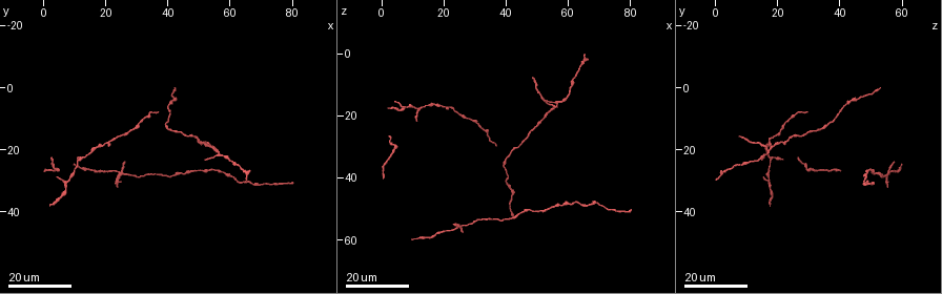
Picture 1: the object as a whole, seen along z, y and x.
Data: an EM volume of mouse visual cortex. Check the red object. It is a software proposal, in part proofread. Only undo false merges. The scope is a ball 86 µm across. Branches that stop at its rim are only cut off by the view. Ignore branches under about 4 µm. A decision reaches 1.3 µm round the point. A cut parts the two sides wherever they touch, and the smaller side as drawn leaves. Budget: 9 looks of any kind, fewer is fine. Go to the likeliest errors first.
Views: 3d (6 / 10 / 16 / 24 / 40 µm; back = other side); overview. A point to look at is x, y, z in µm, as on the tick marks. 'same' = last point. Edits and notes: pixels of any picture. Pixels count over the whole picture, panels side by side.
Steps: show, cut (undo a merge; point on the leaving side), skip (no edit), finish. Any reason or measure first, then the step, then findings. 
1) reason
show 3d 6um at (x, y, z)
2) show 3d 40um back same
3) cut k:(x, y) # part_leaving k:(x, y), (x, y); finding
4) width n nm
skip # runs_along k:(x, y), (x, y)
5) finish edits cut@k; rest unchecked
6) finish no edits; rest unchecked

thin arm on a thick one
show 3d 16um at (55, 21, 17)

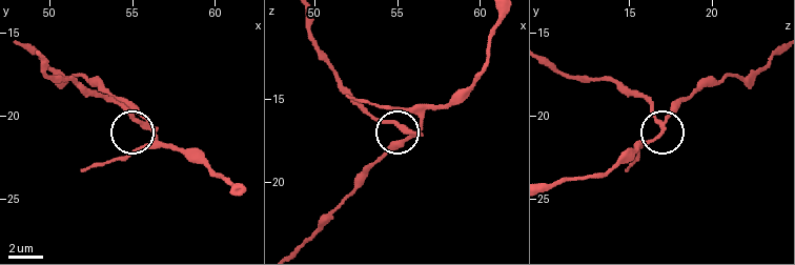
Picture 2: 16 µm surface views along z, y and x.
show 3d 6um at (55.7, 20.5, 16.8)

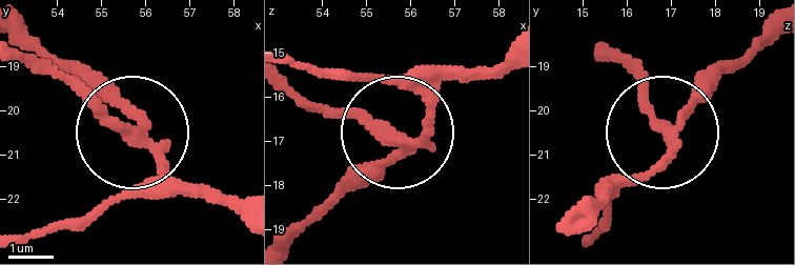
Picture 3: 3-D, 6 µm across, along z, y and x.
arms 3
cut 3:(83, 100) # part_leaving 3:(133, 131), (24, 63); two neurons meet here

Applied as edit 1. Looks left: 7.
redraw
show overview

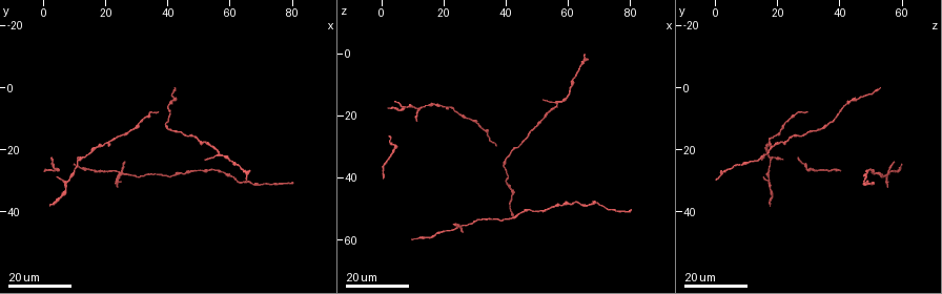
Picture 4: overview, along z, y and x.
thick turns thin
show 3d 16um at (44, 27, 52)

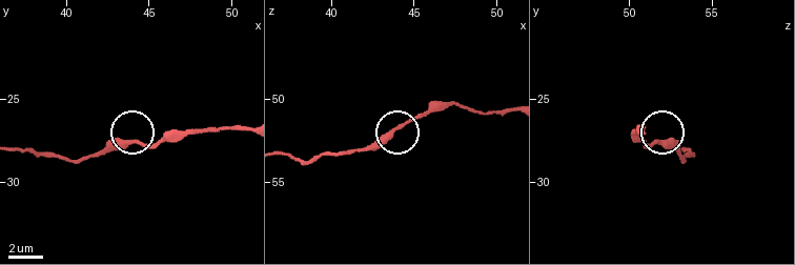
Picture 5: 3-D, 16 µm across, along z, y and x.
show 3d 6um at (44.2, 27.6, 51.6)

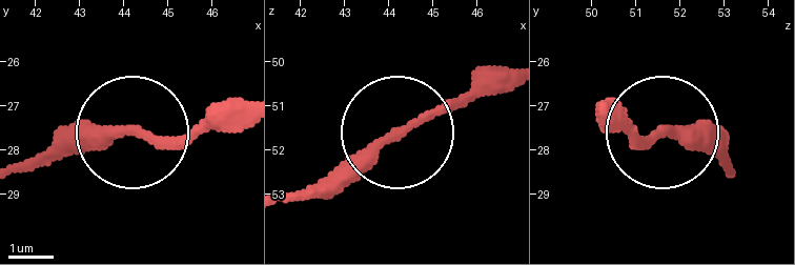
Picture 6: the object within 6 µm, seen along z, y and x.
other side
show 3d 6um back at (44.15, 27.65, 51.65)

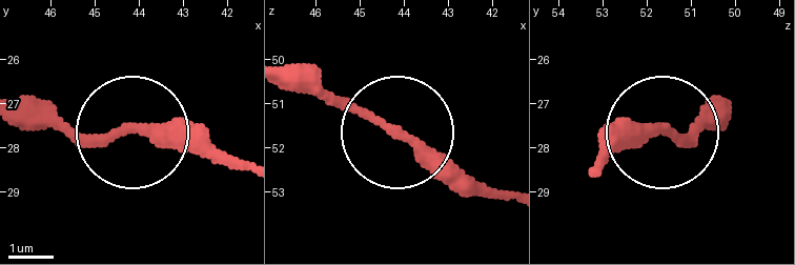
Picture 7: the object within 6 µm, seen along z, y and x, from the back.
width 230 nm
skip # one neuron here

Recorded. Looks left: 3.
finish edits cut@3; rest unchecked

